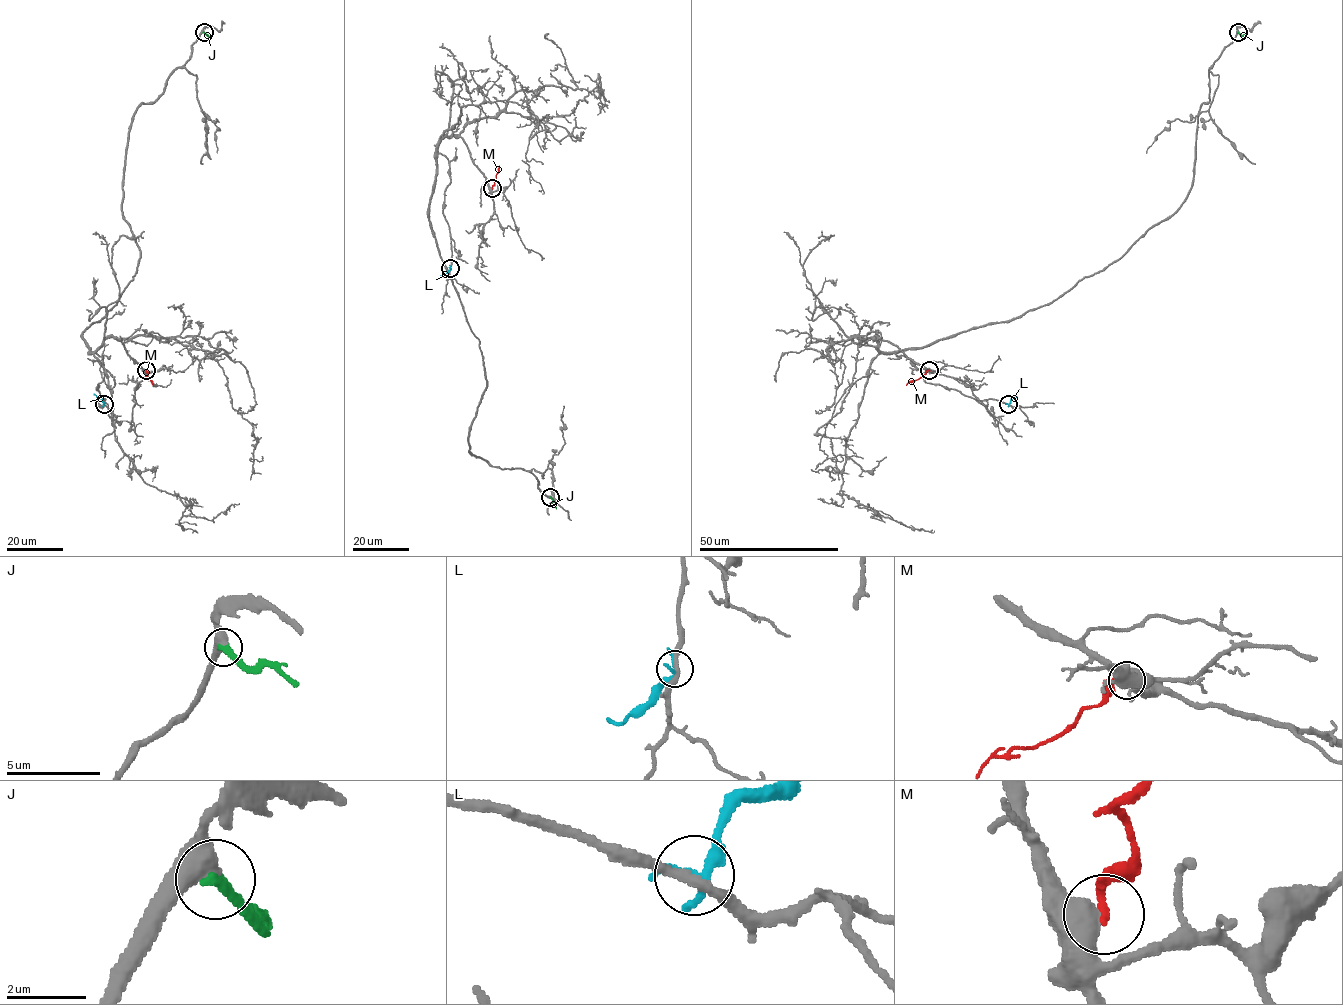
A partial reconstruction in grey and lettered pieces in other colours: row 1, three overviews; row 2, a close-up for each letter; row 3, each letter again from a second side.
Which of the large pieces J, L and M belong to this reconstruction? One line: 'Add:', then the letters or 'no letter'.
Add: J

